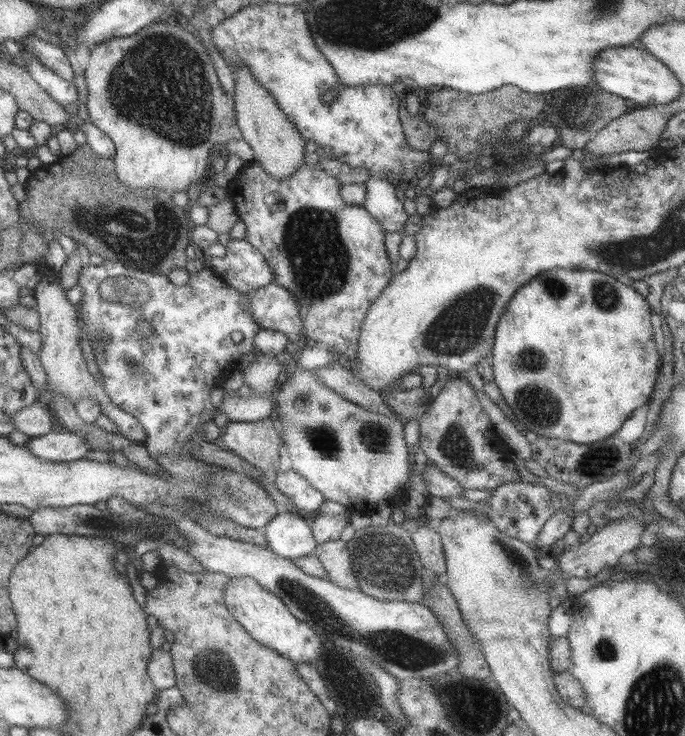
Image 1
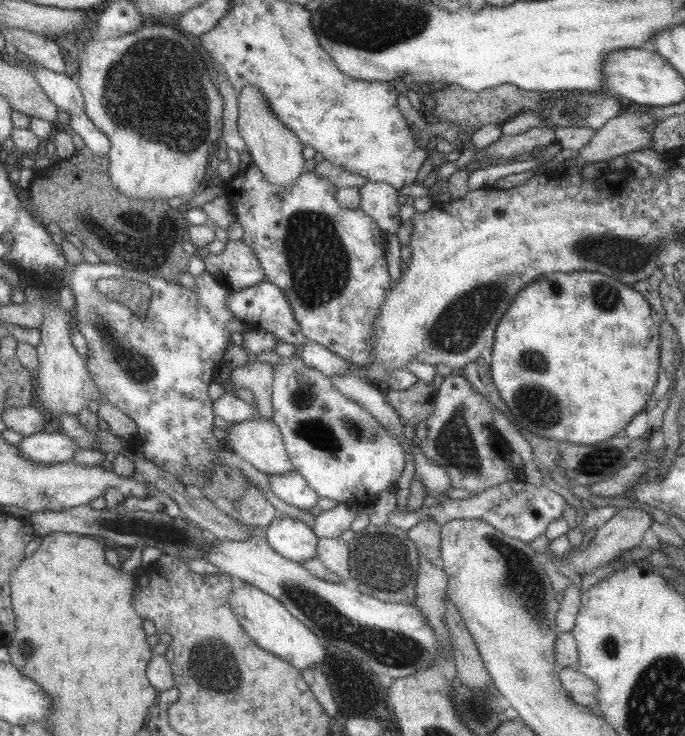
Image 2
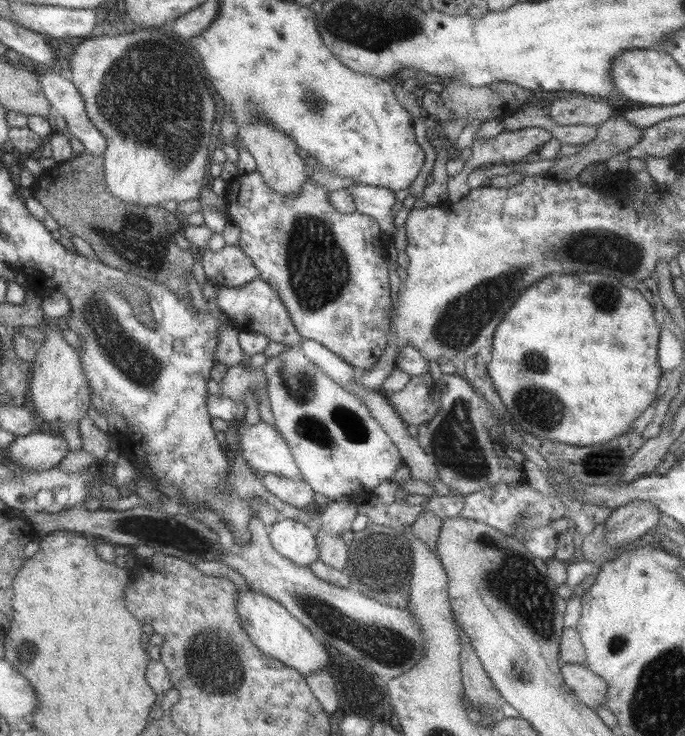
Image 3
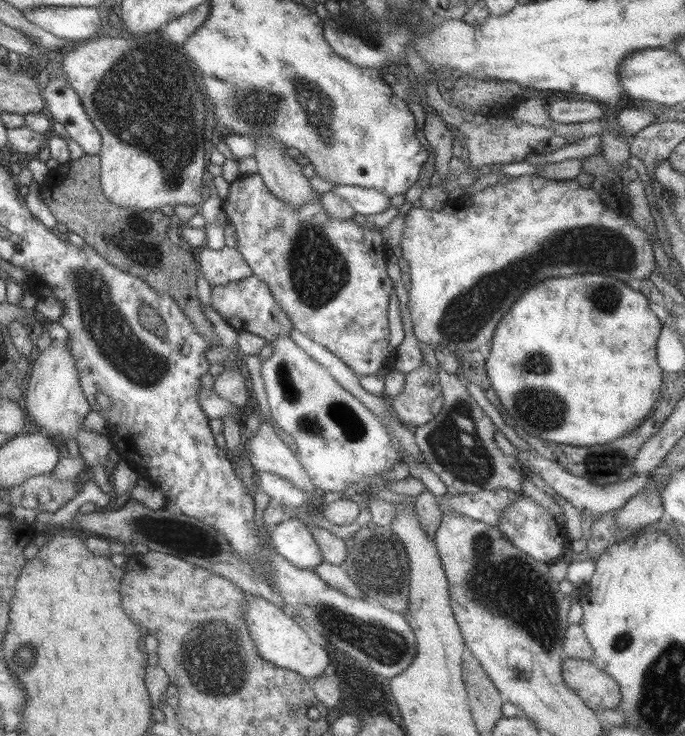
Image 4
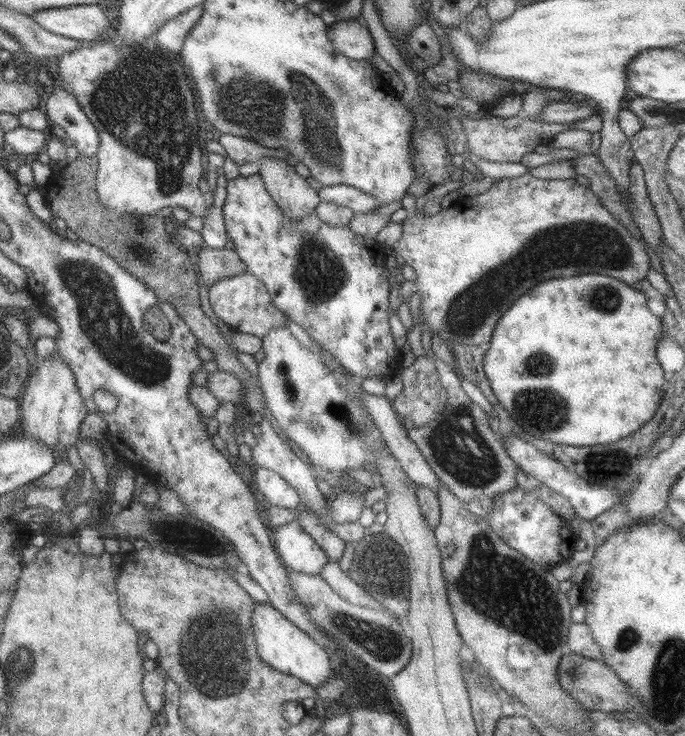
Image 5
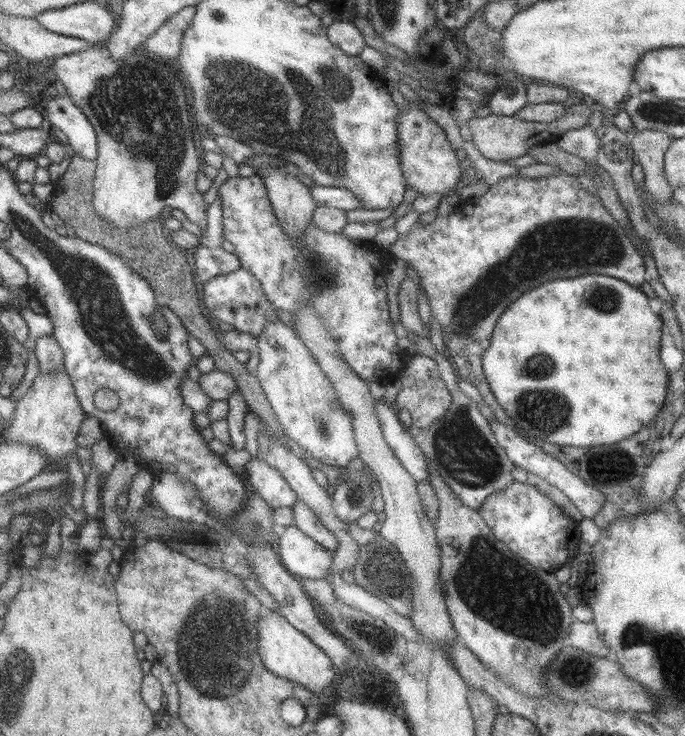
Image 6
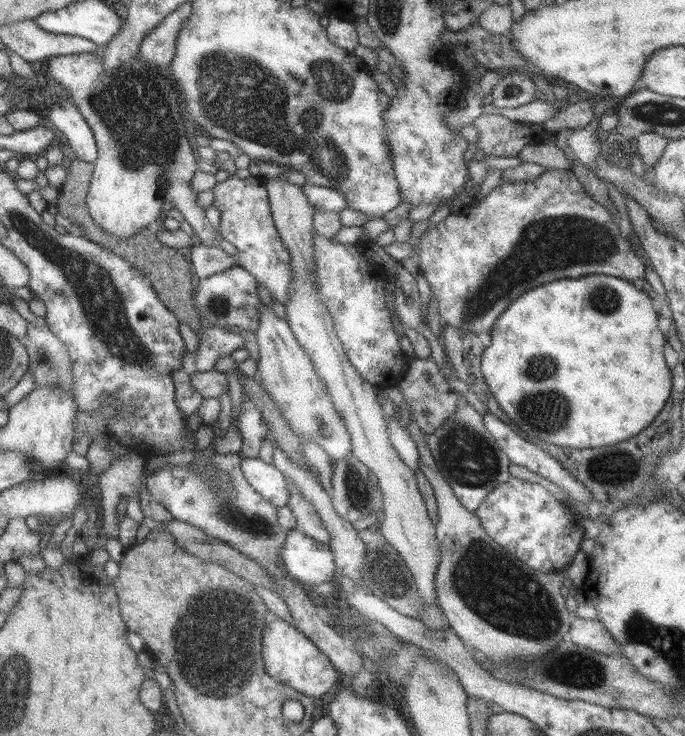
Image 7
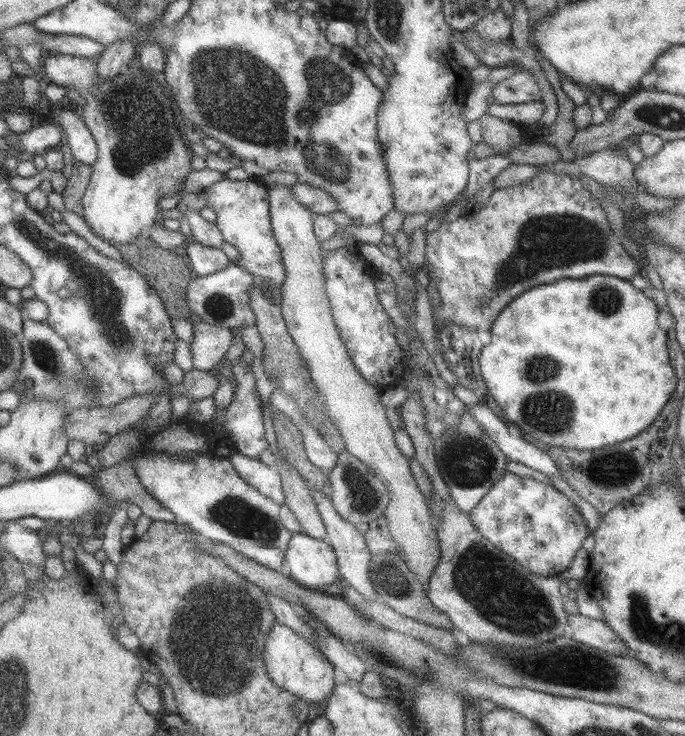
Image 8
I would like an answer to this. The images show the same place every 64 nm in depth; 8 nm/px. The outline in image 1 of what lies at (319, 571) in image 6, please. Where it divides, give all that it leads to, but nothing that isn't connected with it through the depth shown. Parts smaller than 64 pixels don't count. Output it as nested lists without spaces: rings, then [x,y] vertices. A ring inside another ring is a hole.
[[[287,510],[279,511],[263,528],[268,547],[283,558],[299,558],[314,552],[310,522]]]

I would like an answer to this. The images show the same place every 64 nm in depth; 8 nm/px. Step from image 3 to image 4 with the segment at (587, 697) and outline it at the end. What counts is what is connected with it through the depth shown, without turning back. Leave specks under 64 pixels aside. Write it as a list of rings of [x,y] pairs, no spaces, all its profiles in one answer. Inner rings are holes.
[[[563,657],[561,675],[564,683],[591,710],[599,713],[620,706],[619,686],[593,662]]]

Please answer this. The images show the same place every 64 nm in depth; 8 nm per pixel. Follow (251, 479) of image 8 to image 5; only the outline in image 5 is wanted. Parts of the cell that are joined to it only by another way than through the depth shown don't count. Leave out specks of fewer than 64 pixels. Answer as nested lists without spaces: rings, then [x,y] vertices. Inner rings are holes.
[[[255,465],[251,466],[251,474],[255,488],[265,498],[267,505],[292,510],[296,510],[300,505],[300,498],[295,489],[289,486],[277,473]]]

